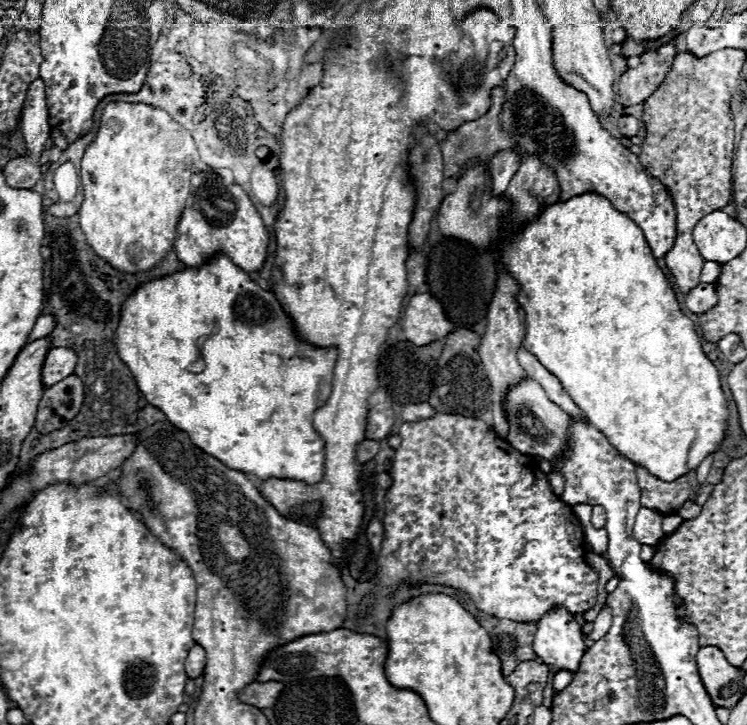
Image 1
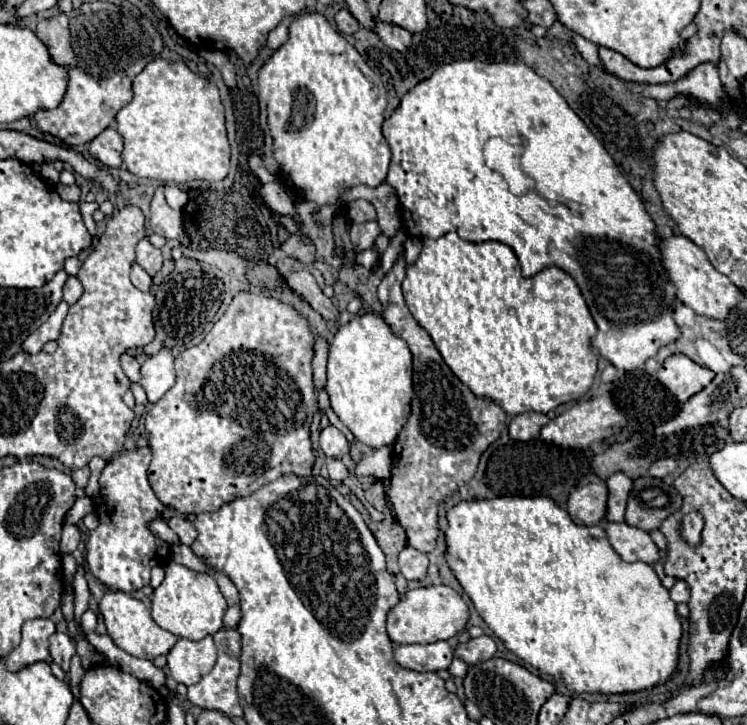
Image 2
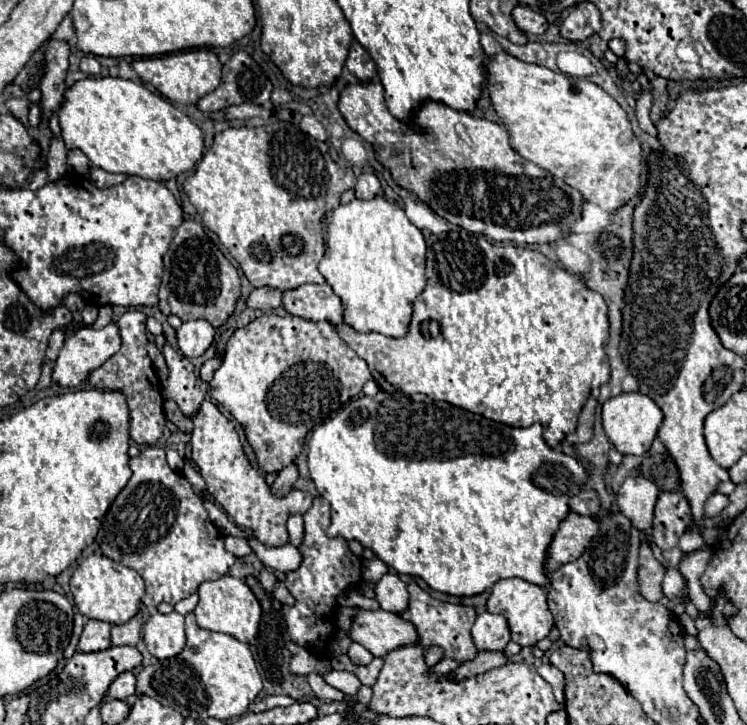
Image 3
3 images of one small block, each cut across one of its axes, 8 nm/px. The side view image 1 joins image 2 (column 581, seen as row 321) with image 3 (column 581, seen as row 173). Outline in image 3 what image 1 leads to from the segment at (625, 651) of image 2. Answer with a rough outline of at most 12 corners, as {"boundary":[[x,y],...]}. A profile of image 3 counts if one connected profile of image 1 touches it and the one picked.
{"boundary":[[424,394],[308,440],[330,538],[474,596],[548,584],[584,466]]}

